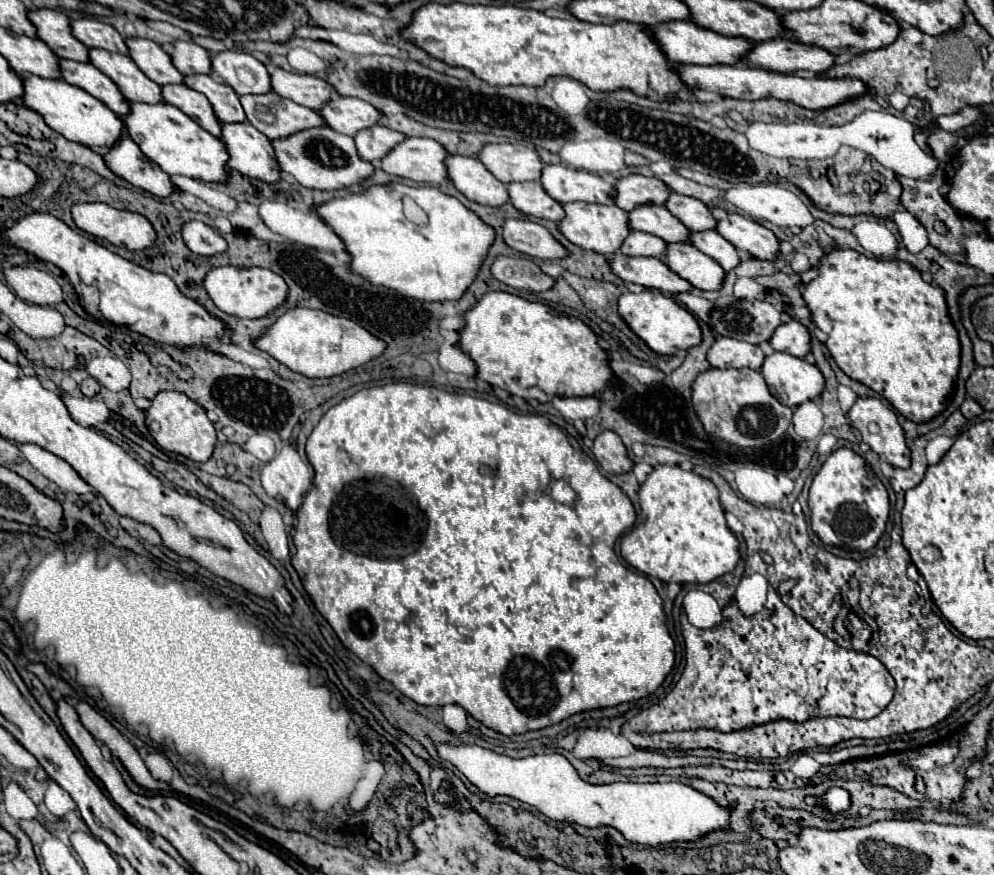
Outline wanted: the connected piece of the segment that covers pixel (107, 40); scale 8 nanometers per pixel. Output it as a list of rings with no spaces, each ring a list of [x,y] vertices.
[[[72,19],[70,27],[72,27],[72,35],[86,47],[98,47],[98,49],[106,49],[106,51],[114,51],[122,55],[128,53],[128,47],[124,39],[120,37],[120,33],[102,21]]]

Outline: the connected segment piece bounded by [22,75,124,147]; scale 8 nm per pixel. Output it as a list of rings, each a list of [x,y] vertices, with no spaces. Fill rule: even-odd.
[[[22,75],[22,83],[24,83],[22,95],[24,107],[36,111],[46,121],[46,125],[64,135],[68,141],[96,147],[112,147],[118,141],[118,137],[124,135],[120,117],[114,111],[106,109],[102,101],[88,95],[84,89],[74,87],[64,79],[42,79],[34,75]]]

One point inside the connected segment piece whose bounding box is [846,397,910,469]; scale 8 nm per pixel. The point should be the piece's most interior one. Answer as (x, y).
(876, 422)

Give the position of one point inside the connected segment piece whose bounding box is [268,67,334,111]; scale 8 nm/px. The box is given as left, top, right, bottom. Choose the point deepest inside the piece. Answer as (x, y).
(307, 90)

